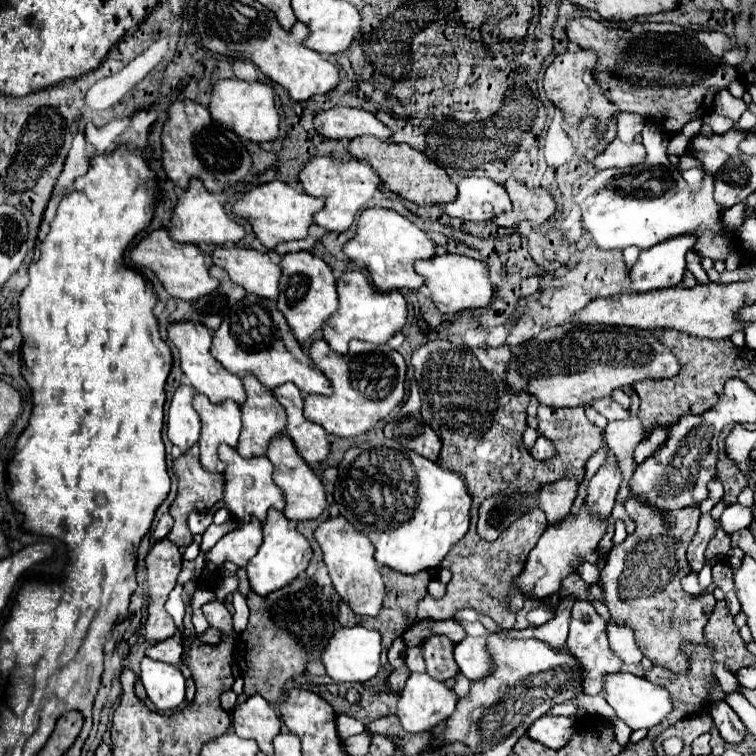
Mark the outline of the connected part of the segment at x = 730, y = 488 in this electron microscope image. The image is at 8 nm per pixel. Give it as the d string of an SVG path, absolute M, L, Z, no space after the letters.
M721 451L717 453L717 473L715 473L715 479L721 481L723 489L725 489L725 495L723 495L723 501L727 505L733 505L737 503L737 495L739 491L747 485L747 479L739 473L739 469L733 465L733 461Z

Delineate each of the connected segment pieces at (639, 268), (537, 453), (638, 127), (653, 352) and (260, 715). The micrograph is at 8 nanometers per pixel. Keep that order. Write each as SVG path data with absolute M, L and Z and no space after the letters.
M683 235L641 251L629 271L629 293L647 293L679 285L685 273L685 255L693 249L695 241L697 237Z
M539 435L535 445L533 445L533 449L531 449L531 455L539 461L551 459L553 457L553 445L551 445L551 441L547 437Z
M620 113L617 116L617 137L624 143L632 143L634 137L643 130L646 122L641 115Z
M563 323L545 327L537 337L513 349L507 367L507 385L513 393L529 393L541 405L579 407L593 399L609 397L613 389L633 387L643 379L677 375L677 357L653 335L631 327Z
M253 695L243 703L239 703L233 709L231 723L233 723L233 731L239 737L257 741L259 749L265 755L273 755L271 741L279 733L281 721L273 711L273 707L261 695Z

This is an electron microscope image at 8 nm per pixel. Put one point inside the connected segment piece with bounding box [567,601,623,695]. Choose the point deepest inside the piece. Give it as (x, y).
(587, 641)

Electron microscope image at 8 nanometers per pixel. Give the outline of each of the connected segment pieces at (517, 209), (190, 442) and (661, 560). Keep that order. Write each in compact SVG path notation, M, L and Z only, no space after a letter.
M509 179L505 183L505 189L511 197L513 211L503 213L495 219L501 227L515 227L523 219L533 221L535 225L543 225L557 211L555 199L545 189L527 189L515 179Z
M181 385L171 401L169 407L169 419L167 419L167 437L169 441L179 447L183 453L185 449L193 447L199 441L199 417L197 411L191 405L191 399L195 395L193 387Z
M633 495L627 497L625 509L635 523L635 531L627 535L631 541L615 545L607 557L607 565L601 571L603 603L617 625L627 625L635 631L637 647L653 661L653 665L685 675L689 673L689 655L681 645L695 643L709 647L703 637L703 627L715 605L715 597L711 593L691 597L681 589L681 577L689 575L685 551L697 531L699 509L687 507L667 513L667 519L675 523L675 527L669 529L655 509Z

